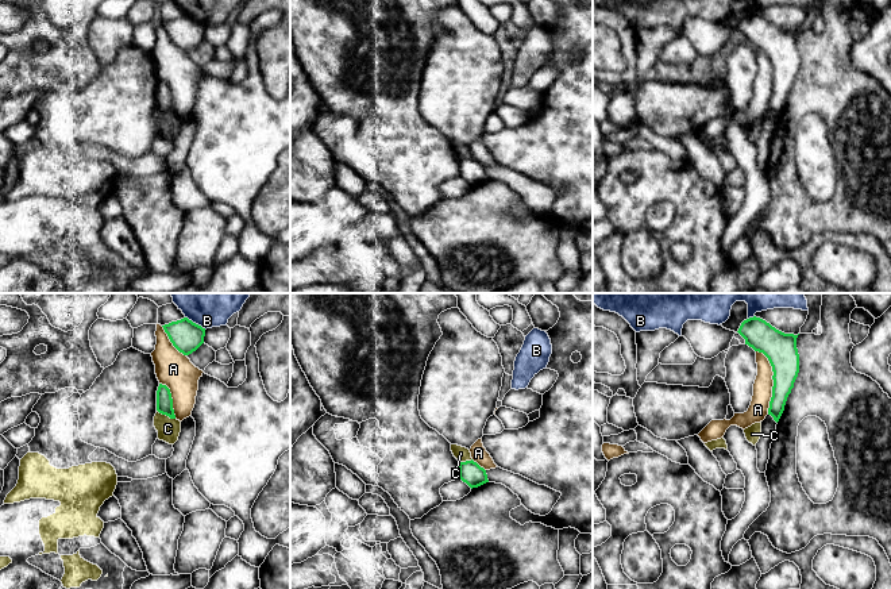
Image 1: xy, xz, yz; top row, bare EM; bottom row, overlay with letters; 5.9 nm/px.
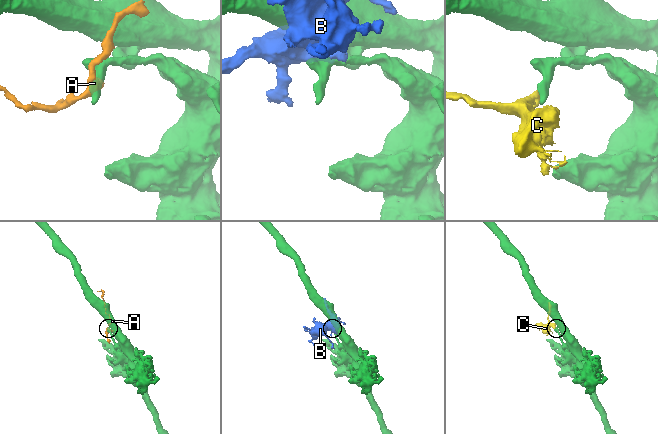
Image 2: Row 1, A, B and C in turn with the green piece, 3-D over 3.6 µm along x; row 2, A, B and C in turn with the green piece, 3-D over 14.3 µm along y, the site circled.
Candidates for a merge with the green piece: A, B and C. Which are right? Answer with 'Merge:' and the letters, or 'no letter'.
Merge: no letter

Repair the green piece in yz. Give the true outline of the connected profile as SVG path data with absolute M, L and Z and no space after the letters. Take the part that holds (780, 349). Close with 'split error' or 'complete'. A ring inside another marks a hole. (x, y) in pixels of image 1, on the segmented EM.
M760 317L744 320L737 331L745 344L763 353L772 366L772 397L768 415L778 423L799 373L799 354L794 334L784 334Z | complete

